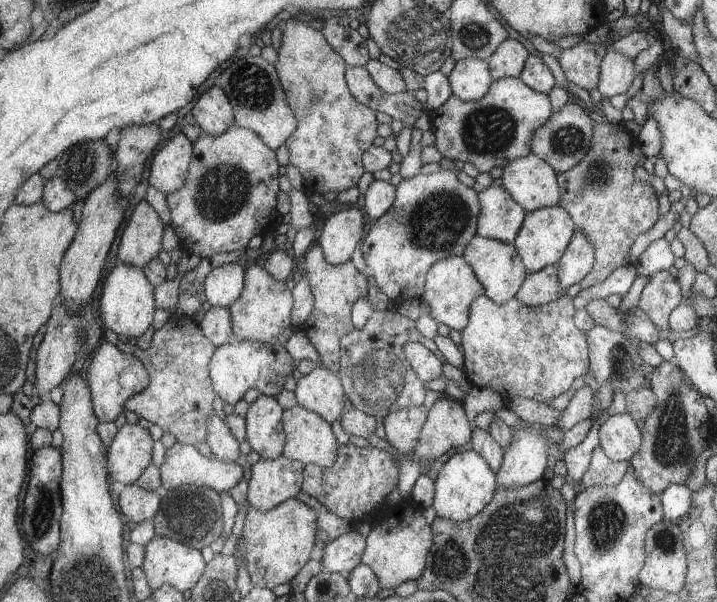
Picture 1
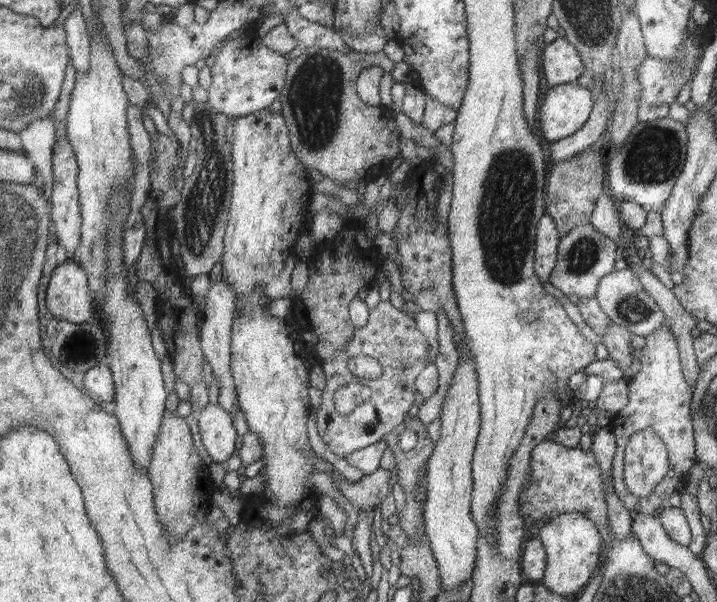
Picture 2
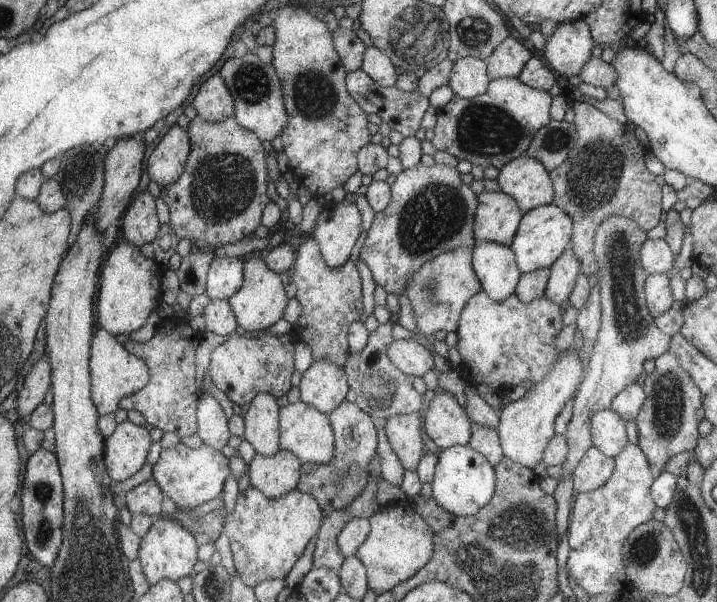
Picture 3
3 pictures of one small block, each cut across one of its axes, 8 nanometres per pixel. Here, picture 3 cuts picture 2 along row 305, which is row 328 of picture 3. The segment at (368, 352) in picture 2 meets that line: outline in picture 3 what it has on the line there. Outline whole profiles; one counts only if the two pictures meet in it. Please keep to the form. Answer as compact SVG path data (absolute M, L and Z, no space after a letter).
M388 320L386 324L379 324L376 332L369 334L368 344L364 350L349 354L344 369L347 369L348 380L352 390L356 392L356 404L370 416L389 419L392 416L412 414L422 408L420 394L412 388L408 375L391 360L389 348L395 342L392 330L397 322Z

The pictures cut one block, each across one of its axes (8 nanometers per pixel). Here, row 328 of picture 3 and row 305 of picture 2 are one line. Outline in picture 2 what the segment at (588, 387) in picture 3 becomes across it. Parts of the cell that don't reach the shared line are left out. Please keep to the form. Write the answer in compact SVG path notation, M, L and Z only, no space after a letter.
M628 268L620 271L612 271L610 275L603 276L599 282L598 294L596 295L602 310L613 320L616 325L627 328L631 333L638 336L648 336L659 330L665 321L665 312L654 296L644 288L644 284Z

